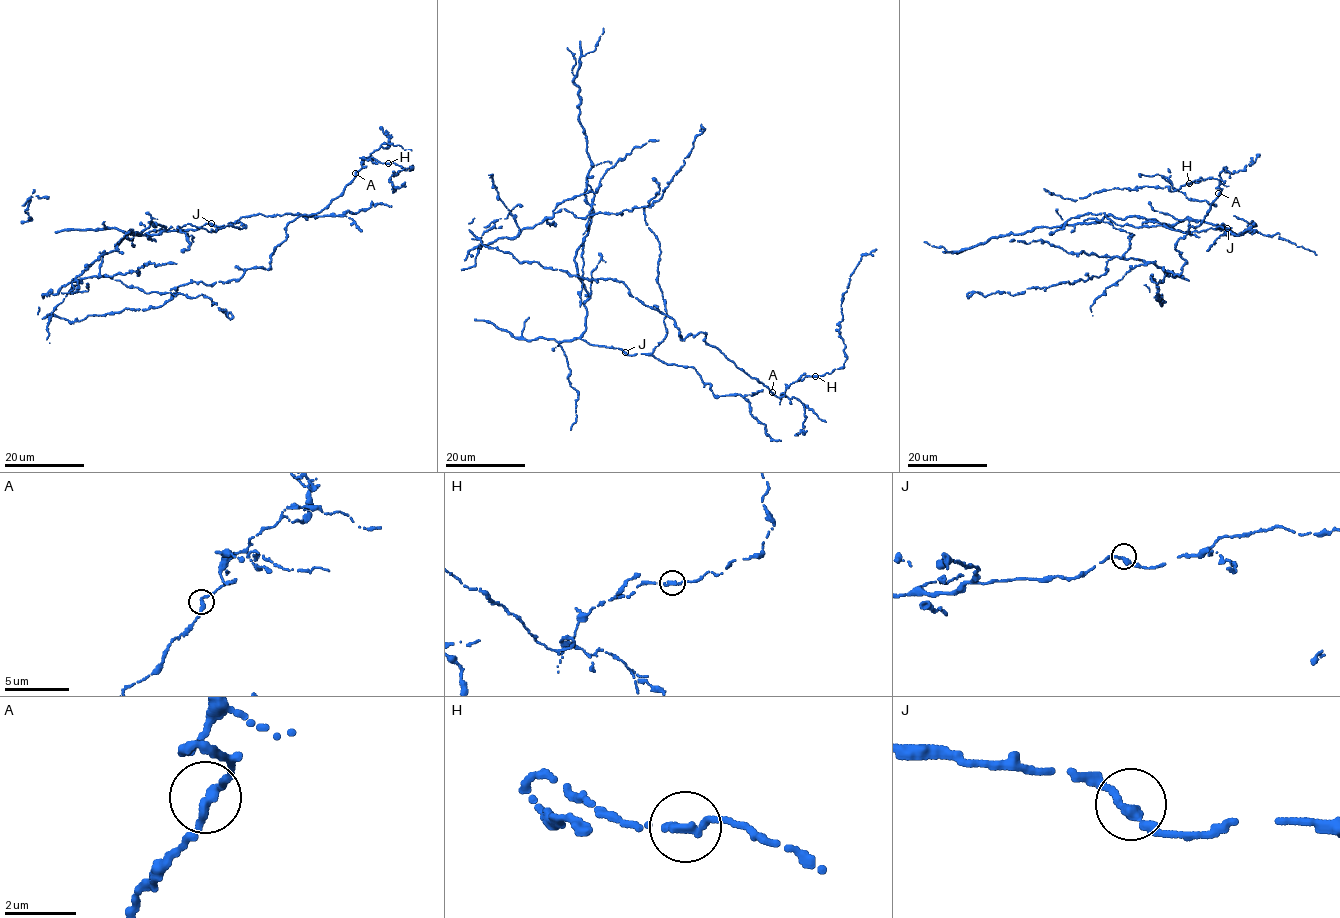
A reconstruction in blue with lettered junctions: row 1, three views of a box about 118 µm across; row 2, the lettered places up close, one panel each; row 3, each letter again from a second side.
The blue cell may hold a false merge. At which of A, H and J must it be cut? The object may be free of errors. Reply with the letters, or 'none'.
none

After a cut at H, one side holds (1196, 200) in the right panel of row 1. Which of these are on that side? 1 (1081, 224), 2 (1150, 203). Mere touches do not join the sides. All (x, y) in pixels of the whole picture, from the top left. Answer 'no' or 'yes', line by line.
1: yes
2: yes

